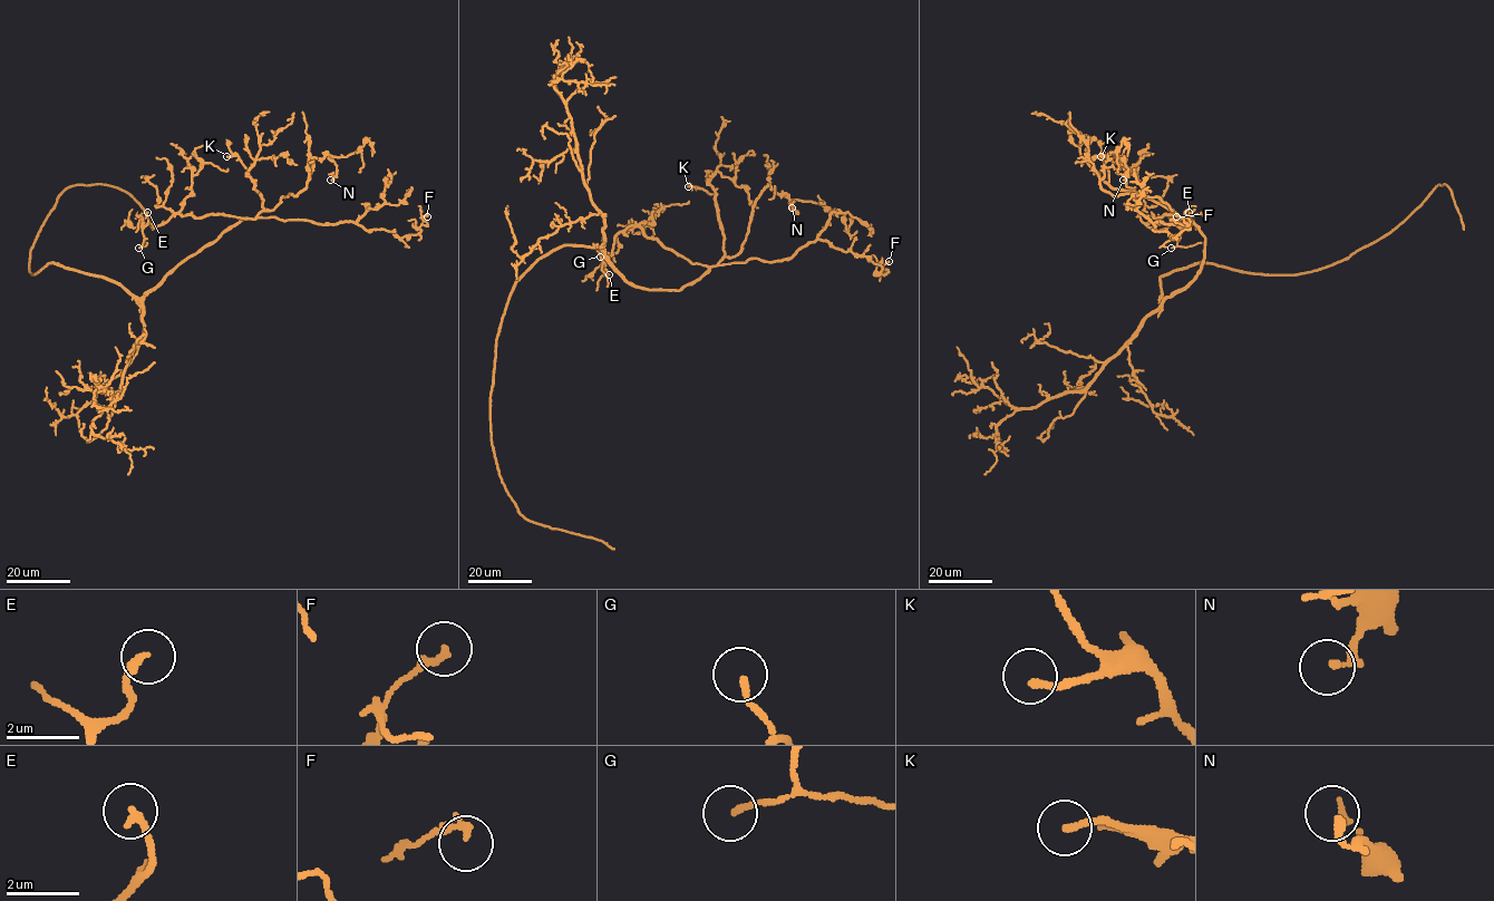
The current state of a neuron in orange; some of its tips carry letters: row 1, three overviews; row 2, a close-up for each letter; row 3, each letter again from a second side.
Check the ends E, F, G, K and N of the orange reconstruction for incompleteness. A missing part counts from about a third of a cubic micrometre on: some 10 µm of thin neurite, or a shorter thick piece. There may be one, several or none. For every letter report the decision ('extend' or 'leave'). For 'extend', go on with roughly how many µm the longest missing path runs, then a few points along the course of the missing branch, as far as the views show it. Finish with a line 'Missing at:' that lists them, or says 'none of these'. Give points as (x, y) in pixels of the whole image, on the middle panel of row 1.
E: leave
F: leave
G: leave
K: extend; about 25 µm are missing
N: leave
Missing at: K

